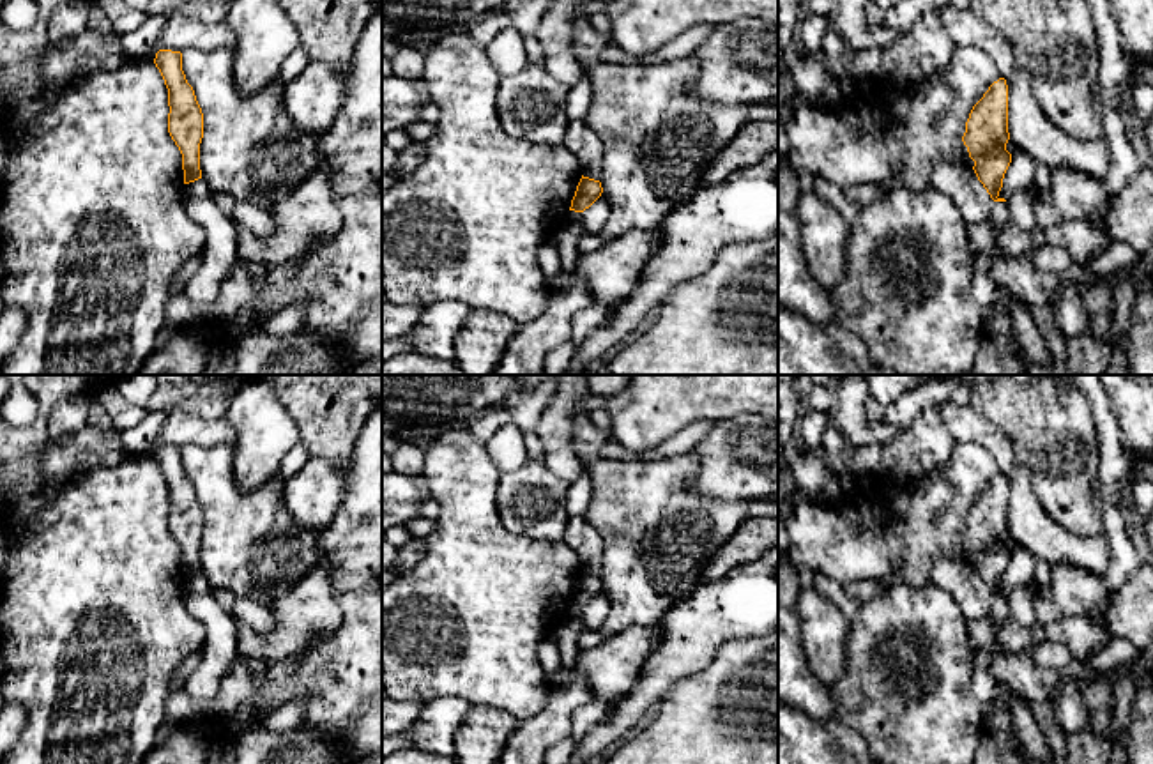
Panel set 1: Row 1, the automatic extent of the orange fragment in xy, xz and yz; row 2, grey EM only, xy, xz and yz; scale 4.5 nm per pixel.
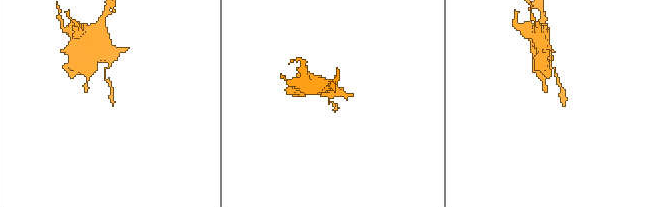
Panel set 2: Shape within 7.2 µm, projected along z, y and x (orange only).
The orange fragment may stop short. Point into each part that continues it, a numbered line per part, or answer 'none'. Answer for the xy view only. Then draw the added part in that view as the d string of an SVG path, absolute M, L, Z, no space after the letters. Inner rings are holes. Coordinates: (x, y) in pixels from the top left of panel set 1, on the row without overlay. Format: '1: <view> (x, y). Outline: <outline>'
1: xy (220, 653). Outline: M203 575L184 582L184 601L189 614L205 628L203 658L187 677L186 691L193 700L212 700L221 677L239 658L235 649L239 623L216 603L212 585Z

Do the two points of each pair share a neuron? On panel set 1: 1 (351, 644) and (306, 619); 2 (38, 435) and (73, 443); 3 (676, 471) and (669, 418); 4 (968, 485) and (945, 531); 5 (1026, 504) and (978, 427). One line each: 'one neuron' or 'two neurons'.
1: two neurons
2: two neurons
3: two neurons
4: one neuron
5: two neurons

